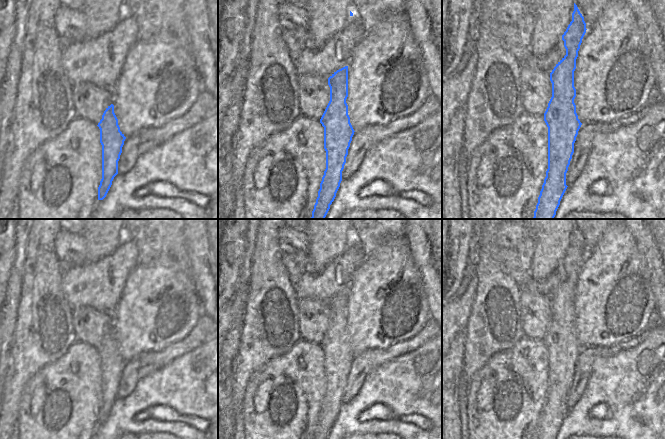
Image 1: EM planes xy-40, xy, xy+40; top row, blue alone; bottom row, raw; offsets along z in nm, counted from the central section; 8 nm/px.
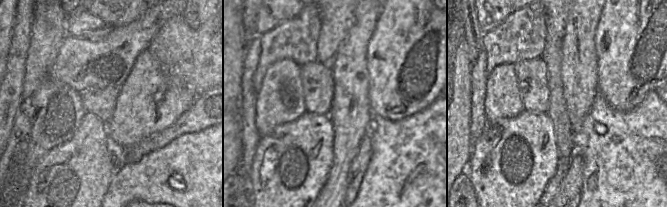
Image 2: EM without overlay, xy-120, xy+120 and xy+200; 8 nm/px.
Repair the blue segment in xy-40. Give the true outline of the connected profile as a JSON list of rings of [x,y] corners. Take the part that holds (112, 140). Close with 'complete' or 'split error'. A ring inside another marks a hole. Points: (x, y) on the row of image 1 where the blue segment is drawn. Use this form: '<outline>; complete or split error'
[[[113,104],[106,108],[97,126],[102,145],[102,179],[98,187],[98,200],[103,200],[118,174],[118,161],[126,137],[120,131]]]; complete

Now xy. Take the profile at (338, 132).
[[[348,66],[328,78],[330,101],[320,119],[324,127],[326,169],[320,183],[311,219],[325,219],[342,181],[354,129],[348,115]]]; complete

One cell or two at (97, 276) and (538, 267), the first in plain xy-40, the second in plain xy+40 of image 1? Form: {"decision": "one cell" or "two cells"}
{"decision": "two cells"}

